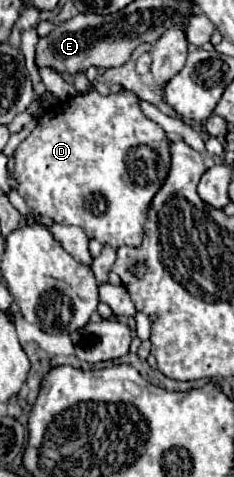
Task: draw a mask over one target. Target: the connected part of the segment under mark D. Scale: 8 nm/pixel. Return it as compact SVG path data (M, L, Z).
M96 91L76 95L66 103L52 105L40 115L34 131L16 149L18 193L34 213L46 215L56 223L76 225L90 239L112 247L138 247L144 235L144 219L152 197L162 187L170 169L168 137L164 129L144 117L134 93L112 93L102 97Z

